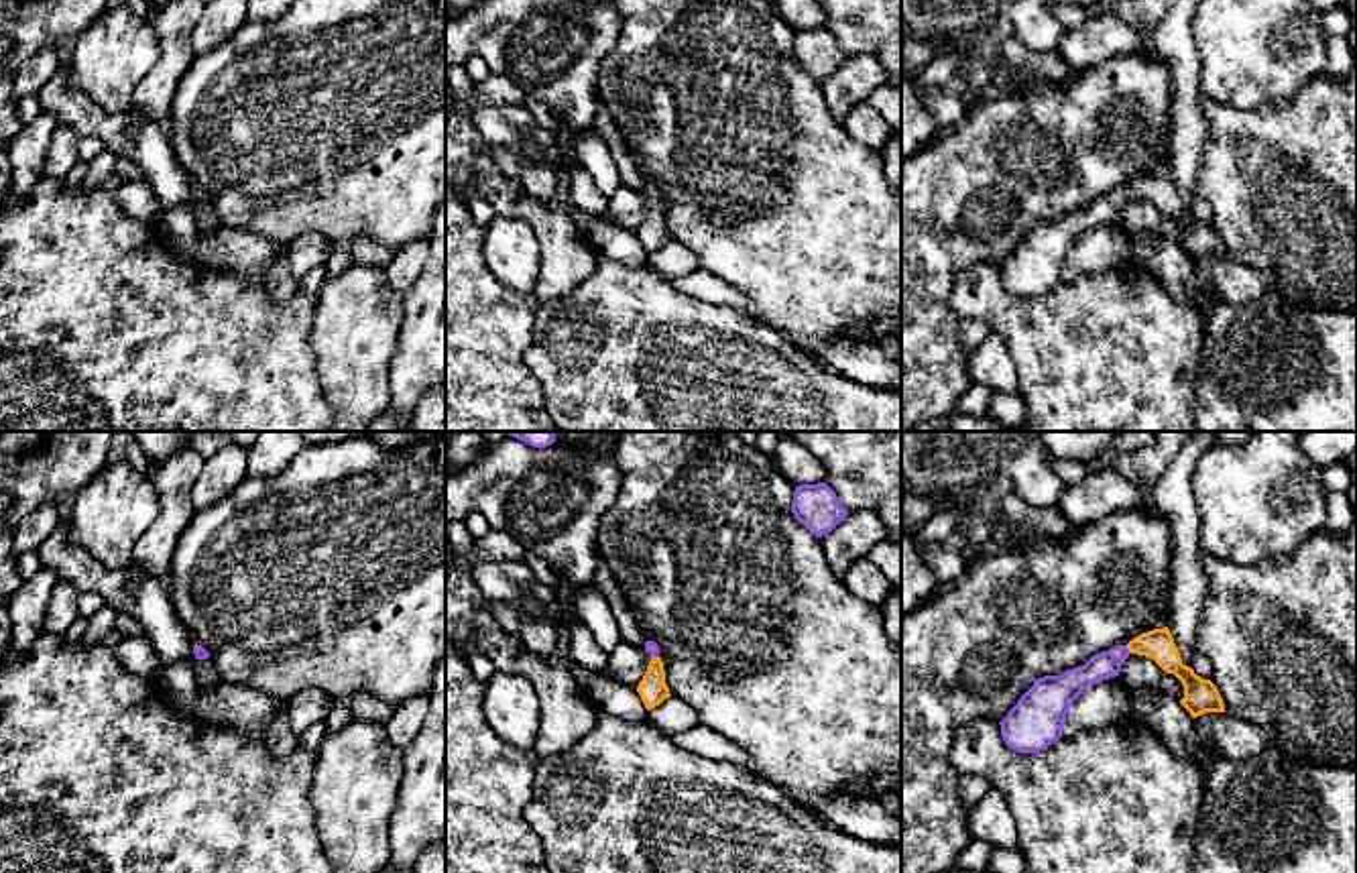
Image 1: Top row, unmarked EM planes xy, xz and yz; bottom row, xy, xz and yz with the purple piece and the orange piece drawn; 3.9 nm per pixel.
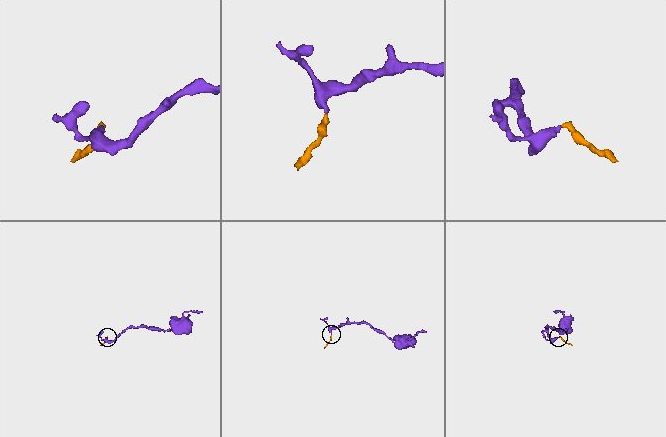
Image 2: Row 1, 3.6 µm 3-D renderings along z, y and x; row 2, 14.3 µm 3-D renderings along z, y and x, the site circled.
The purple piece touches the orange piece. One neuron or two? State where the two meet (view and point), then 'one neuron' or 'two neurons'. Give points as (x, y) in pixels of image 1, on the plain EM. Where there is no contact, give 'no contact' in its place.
meets purple in yz at (1128, 194); one neuron

